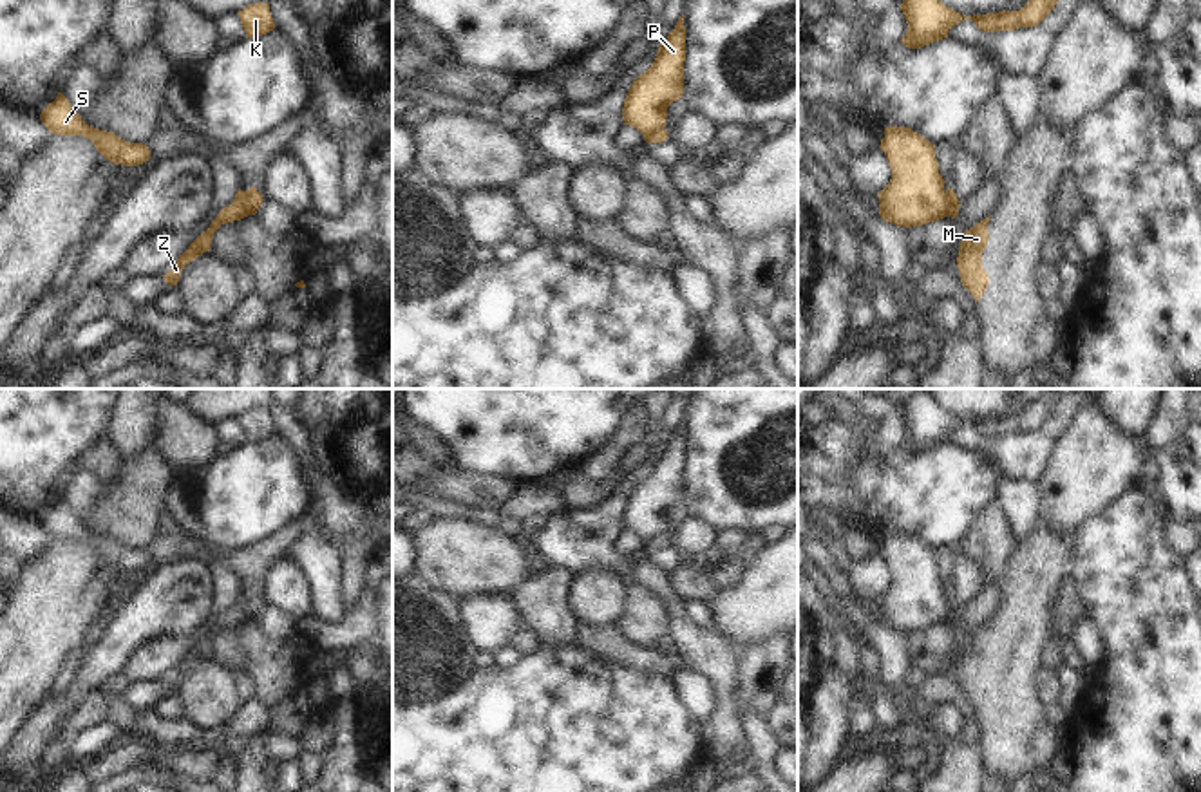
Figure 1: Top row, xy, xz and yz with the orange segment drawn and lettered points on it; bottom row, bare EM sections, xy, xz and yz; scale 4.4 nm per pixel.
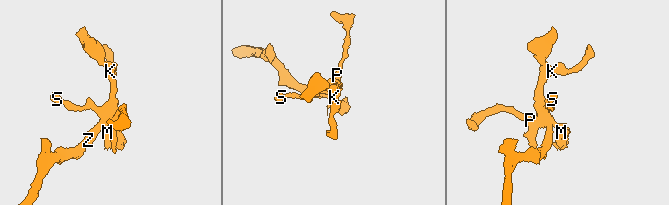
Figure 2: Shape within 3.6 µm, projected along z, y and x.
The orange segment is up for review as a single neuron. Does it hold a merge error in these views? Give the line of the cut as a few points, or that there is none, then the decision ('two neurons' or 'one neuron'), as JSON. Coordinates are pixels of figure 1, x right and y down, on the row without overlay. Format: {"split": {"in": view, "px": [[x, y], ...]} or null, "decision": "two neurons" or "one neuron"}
{"split": {"in": "xy", "px": [[243, 597], [250, 619]]}, "decision": "two neurons"}

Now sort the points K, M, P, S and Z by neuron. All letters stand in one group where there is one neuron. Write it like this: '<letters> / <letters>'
K P S Z / M

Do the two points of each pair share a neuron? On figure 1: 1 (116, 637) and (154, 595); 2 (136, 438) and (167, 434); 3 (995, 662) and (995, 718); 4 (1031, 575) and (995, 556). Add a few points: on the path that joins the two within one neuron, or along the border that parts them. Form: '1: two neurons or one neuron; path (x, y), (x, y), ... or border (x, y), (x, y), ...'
1: one neuron; path (127, 626), (147, 606)
2: two neurons; border (156, 407), (156, 425), (149, 447)
3: one neuron; path (999, 677), (999, 704)
4: two neurons; border (1017, 543), (1008, 570), (997, 584)

